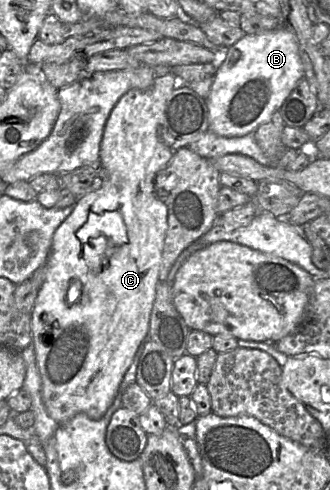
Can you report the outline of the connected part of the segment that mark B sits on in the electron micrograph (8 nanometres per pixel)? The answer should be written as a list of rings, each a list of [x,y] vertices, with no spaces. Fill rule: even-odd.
[[[285,25],[271,31],[245,34],[229,47],[223,62],[218,66],[214,81],[205,99],[209,110],[209,130],[224,137],[241,137],[255,130],[278,111],[296,86],[304,77],[304,65],[299,54],[299,46],[294,33]]]

